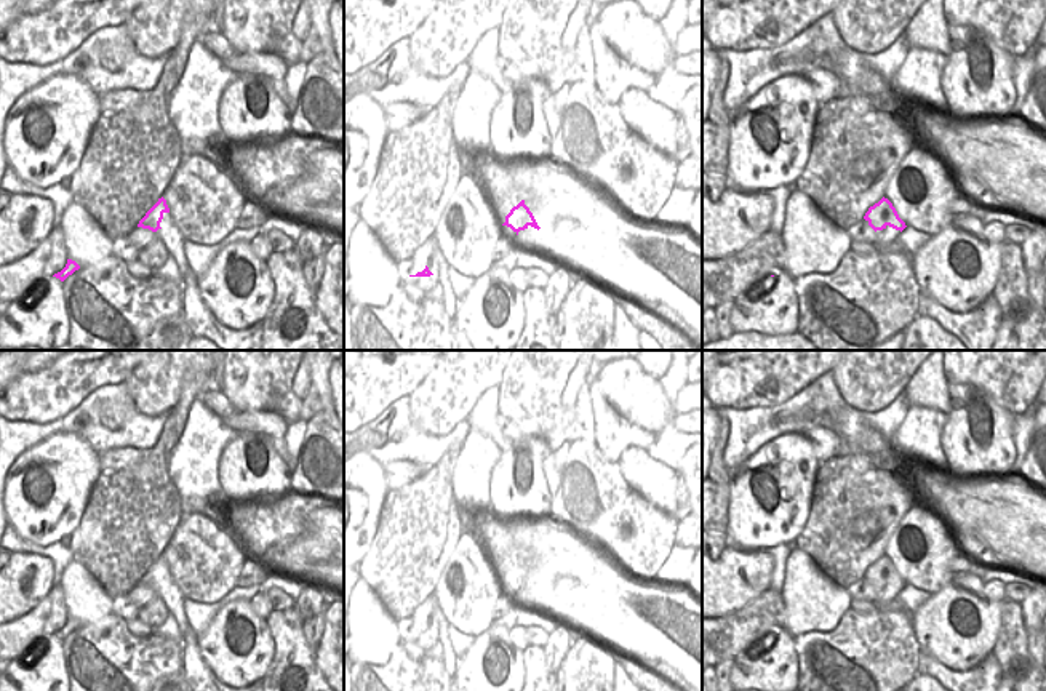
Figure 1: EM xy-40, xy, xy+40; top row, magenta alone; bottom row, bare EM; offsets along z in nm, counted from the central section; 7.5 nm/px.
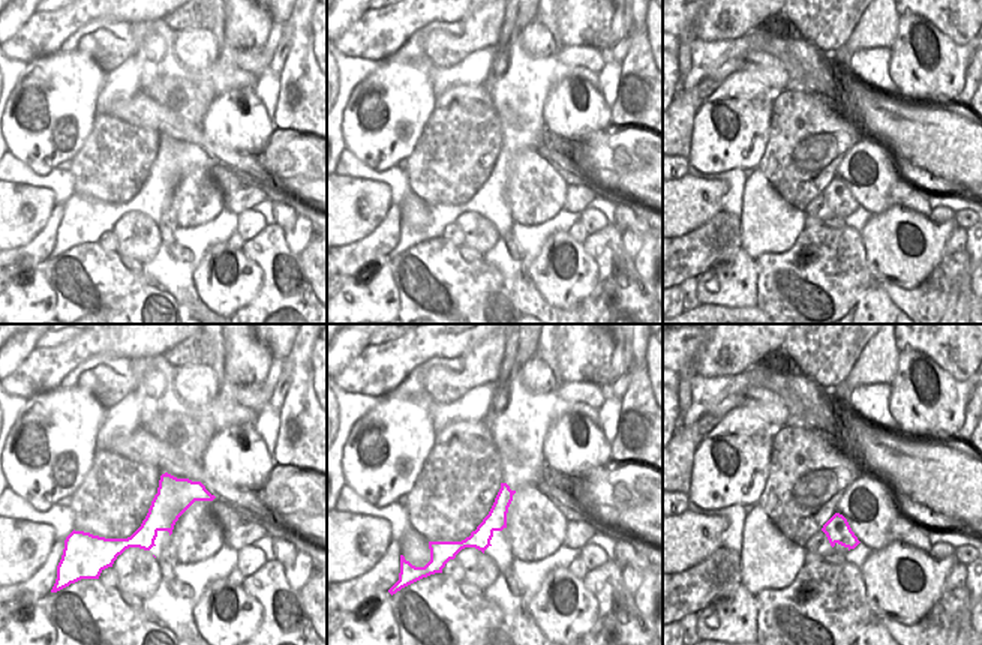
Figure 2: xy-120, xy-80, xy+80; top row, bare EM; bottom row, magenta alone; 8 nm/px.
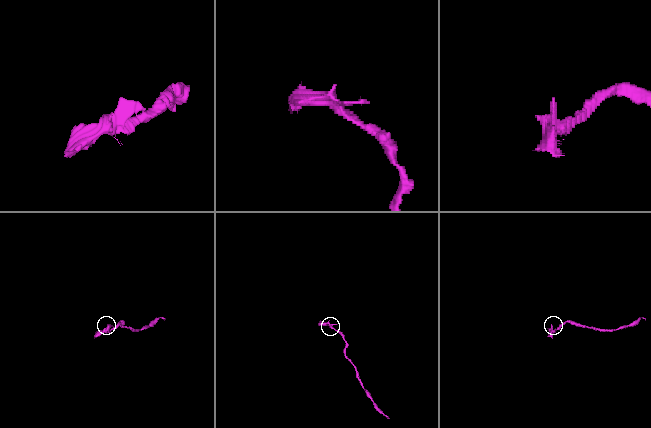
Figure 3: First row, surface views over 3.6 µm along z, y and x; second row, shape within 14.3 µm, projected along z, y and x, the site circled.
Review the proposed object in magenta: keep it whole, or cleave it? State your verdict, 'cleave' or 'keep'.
cleave

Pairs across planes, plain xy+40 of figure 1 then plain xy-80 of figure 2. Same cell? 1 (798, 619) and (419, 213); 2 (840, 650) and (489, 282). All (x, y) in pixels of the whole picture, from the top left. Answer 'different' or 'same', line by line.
1: same
2: same

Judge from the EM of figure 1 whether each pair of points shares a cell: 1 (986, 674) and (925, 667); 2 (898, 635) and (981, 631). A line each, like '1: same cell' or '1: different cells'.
1: same cell
2: different cells

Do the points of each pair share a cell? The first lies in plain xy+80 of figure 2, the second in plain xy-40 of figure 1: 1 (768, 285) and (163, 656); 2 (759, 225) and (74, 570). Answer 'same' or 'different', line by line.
1: same
2: same

